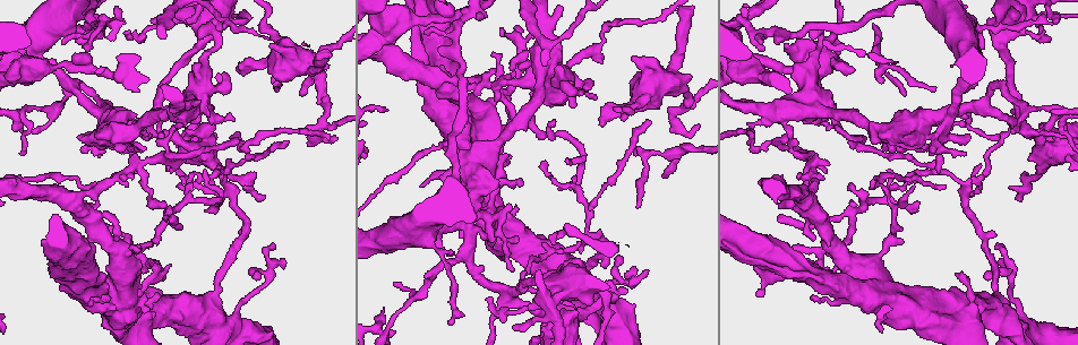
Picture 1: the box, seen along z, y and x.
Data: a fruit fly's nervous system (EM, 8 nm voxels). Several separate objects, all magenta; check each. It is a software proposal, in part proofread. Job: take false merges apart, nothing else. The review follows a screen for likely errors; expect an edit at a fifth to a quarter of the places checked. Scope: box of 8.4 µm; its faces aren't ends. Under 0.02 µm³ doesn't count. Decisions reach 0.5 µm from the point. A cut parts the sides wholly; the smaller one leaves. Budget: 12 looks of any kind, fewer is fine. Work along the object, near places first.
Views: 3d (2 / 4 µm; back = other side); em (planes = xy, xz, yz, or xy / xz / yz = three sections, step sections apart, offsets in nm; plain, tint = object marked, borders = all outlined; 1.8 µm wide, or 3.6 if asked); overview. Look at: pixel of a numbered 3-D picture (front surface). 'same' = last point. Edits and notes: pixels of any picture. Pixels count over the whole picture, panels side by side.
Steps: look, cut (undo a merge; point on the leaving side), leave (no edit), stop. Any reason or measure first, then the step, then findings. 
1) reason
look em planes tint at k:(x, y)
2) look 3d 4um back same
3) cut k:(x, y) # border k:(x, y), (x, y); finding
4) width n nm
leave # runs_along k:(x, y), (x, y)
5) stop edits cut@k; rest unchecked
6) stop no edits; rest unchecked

closes a loop
look 3d 4um at 1:(122, 302)

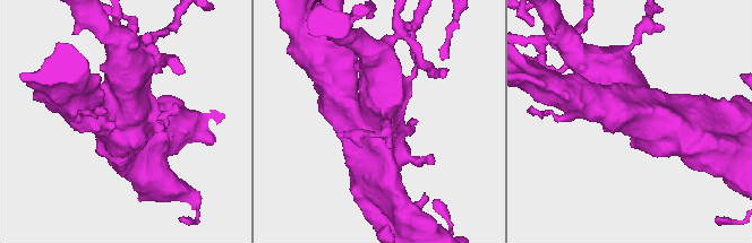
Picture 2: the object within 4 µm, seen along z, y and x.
need the tissue
look em 3.6um yz step 8 borders at 2:(125, 117)

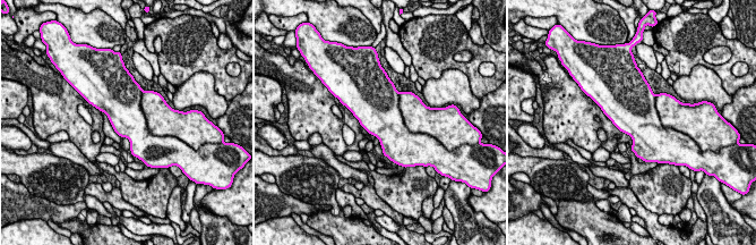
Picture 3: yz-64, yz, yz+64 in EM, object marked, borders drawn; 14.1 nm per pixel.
cut 3:(161, 119) # border 3:(142, 91), (146, 126), (161, 137); a second cell is stuck on

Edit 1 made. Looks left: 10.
look overview

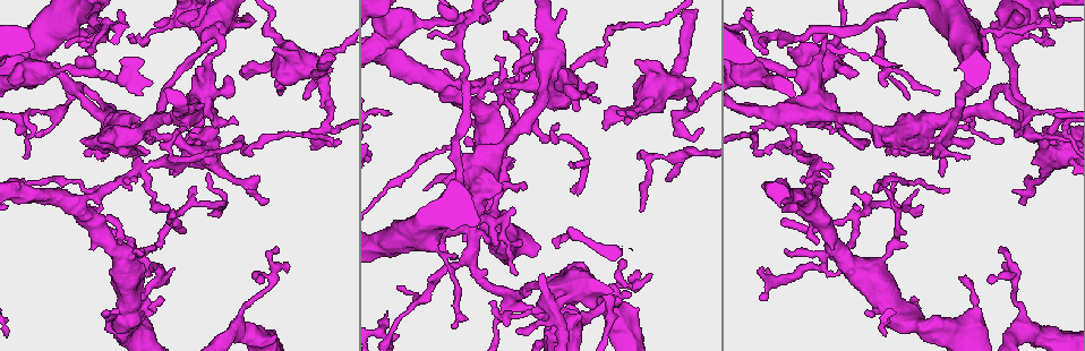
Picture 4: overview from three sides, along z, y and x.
a fork
look em 3.6um planes tint at 4:(819, 115)

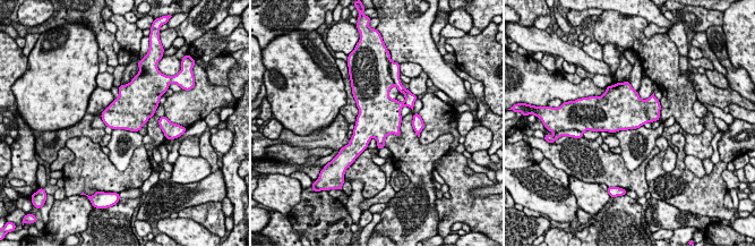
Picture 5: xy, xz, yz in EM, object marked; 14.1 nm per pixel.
width 550 nm
leave # continuous, no second cell

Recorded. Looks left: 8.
sudden change in width
look 3d 2um at 4:(197, 151)

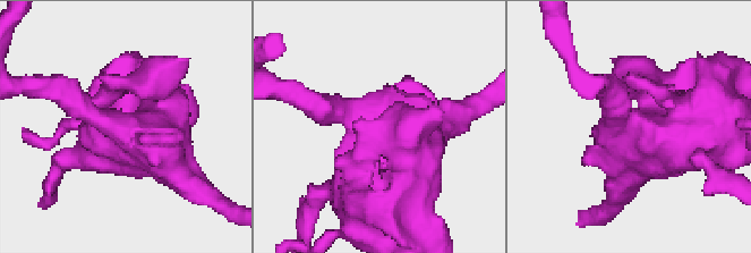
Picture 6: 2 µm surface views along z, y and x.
need the tissue
look em planes borders at 6:(647, 136)

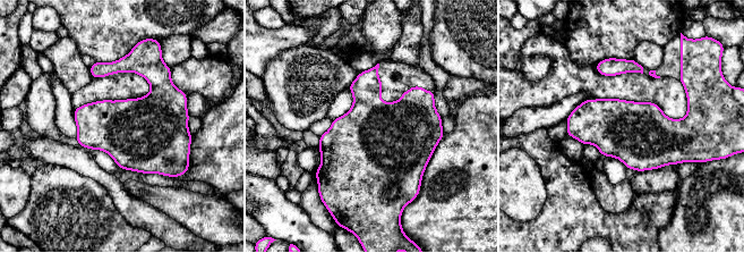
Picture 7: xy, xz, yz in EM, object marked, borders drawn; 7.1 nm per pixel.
leave # all the same cell

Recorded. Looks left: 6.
a narrow waist
look 3d 2um back at 4:(386, 338)

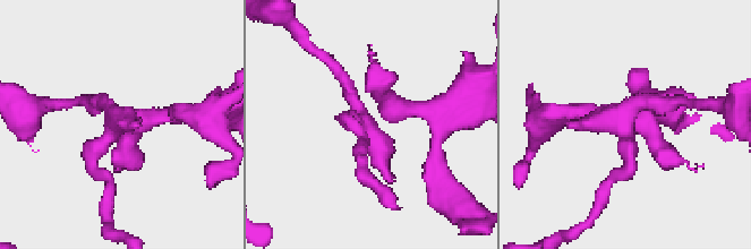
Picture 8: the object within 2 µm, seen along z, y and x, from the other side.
need the tissue
look em planes tint at 8:(367, 120)

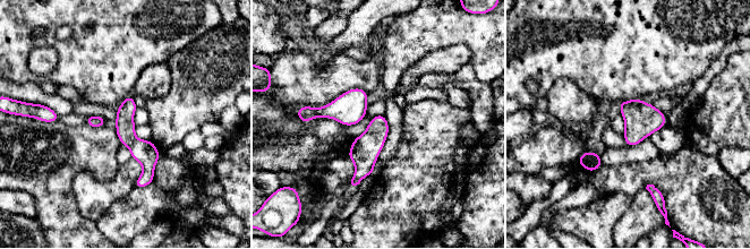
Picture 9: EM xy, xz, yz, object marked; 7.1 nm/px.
leave # runs_along 9:(130, 99), (127, 137), (147, 157), (139, 185); all the same cell

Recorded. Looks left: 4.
abrupt turn
look em xz step 8 tint at 4:(761, 151)

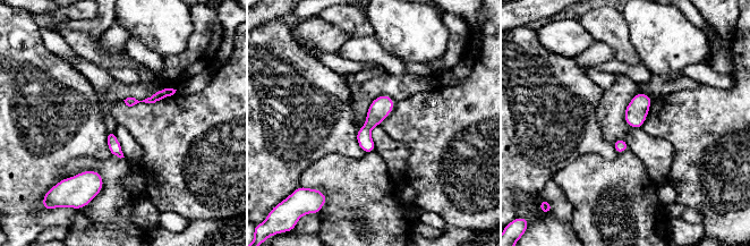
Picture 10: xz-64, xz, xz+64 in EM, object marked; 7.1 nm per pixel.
leave # all the same cell

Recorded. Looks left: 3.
stop edits cut@3; rest unchecked

